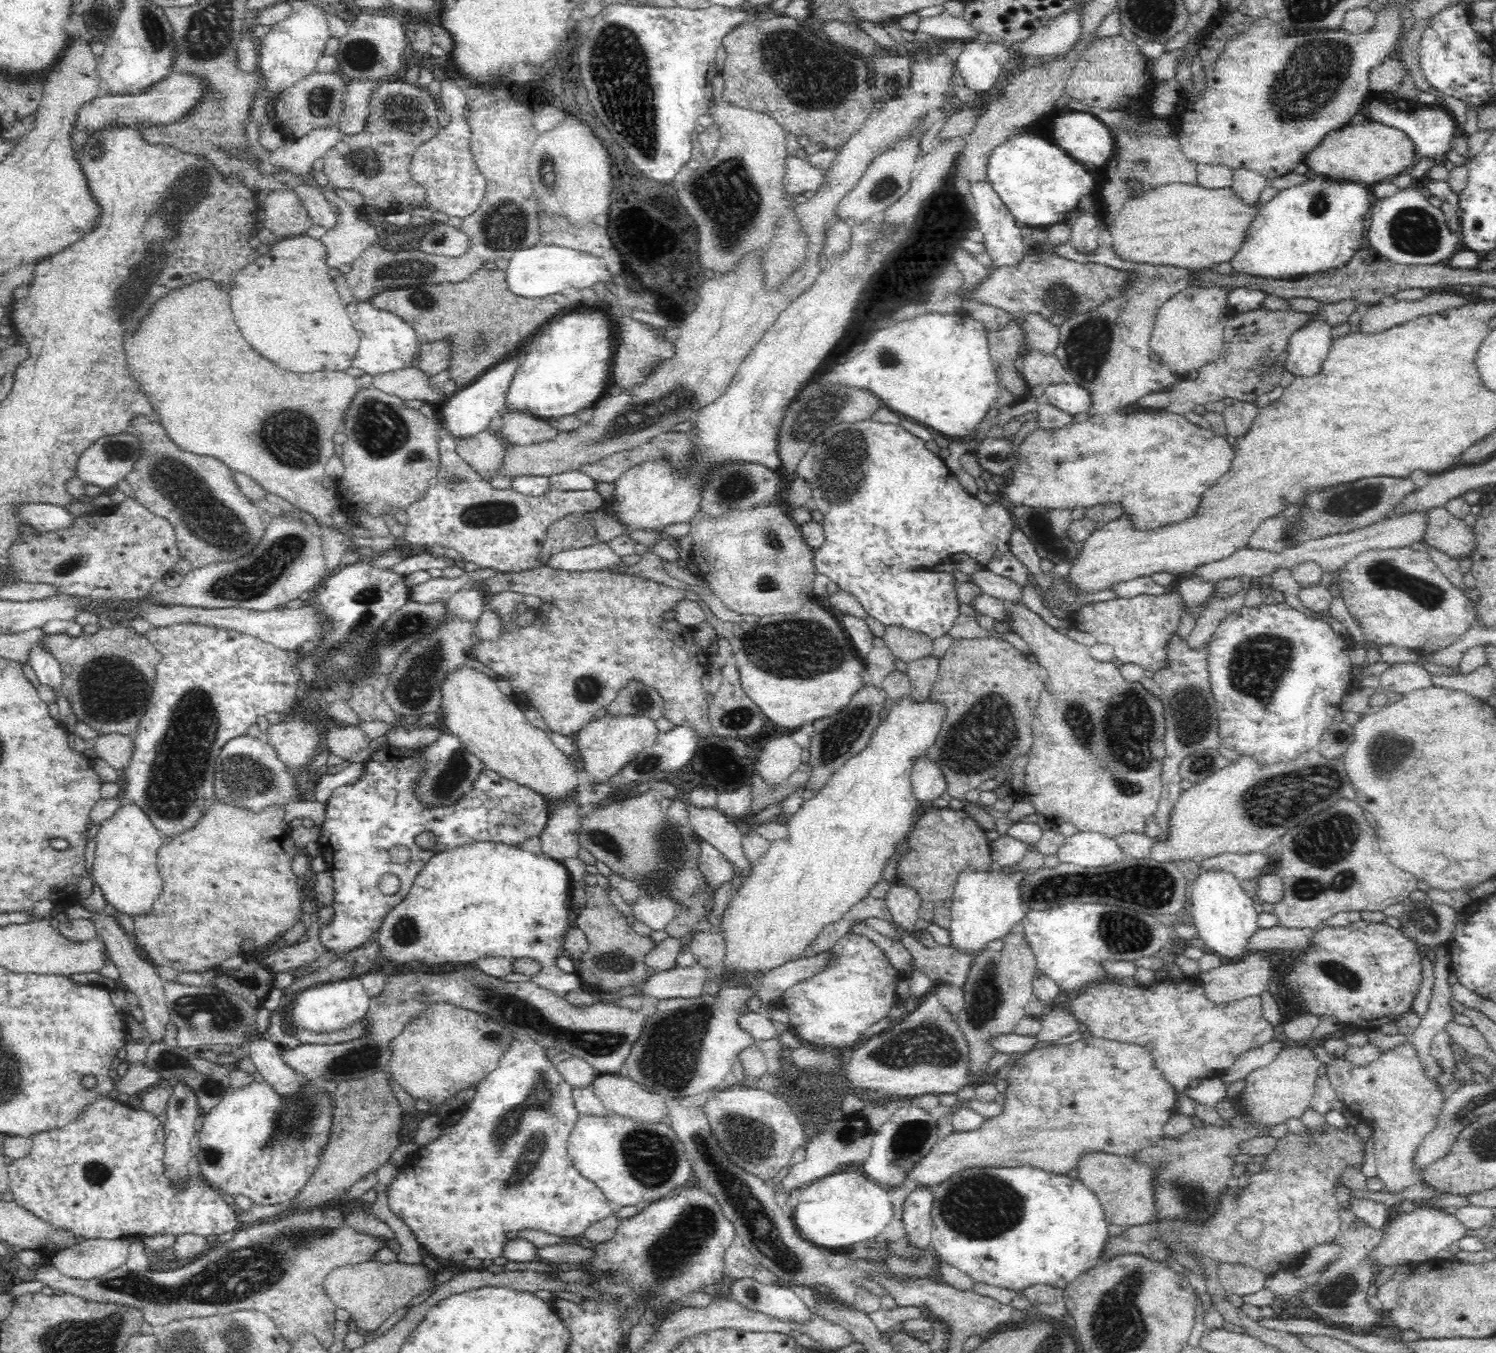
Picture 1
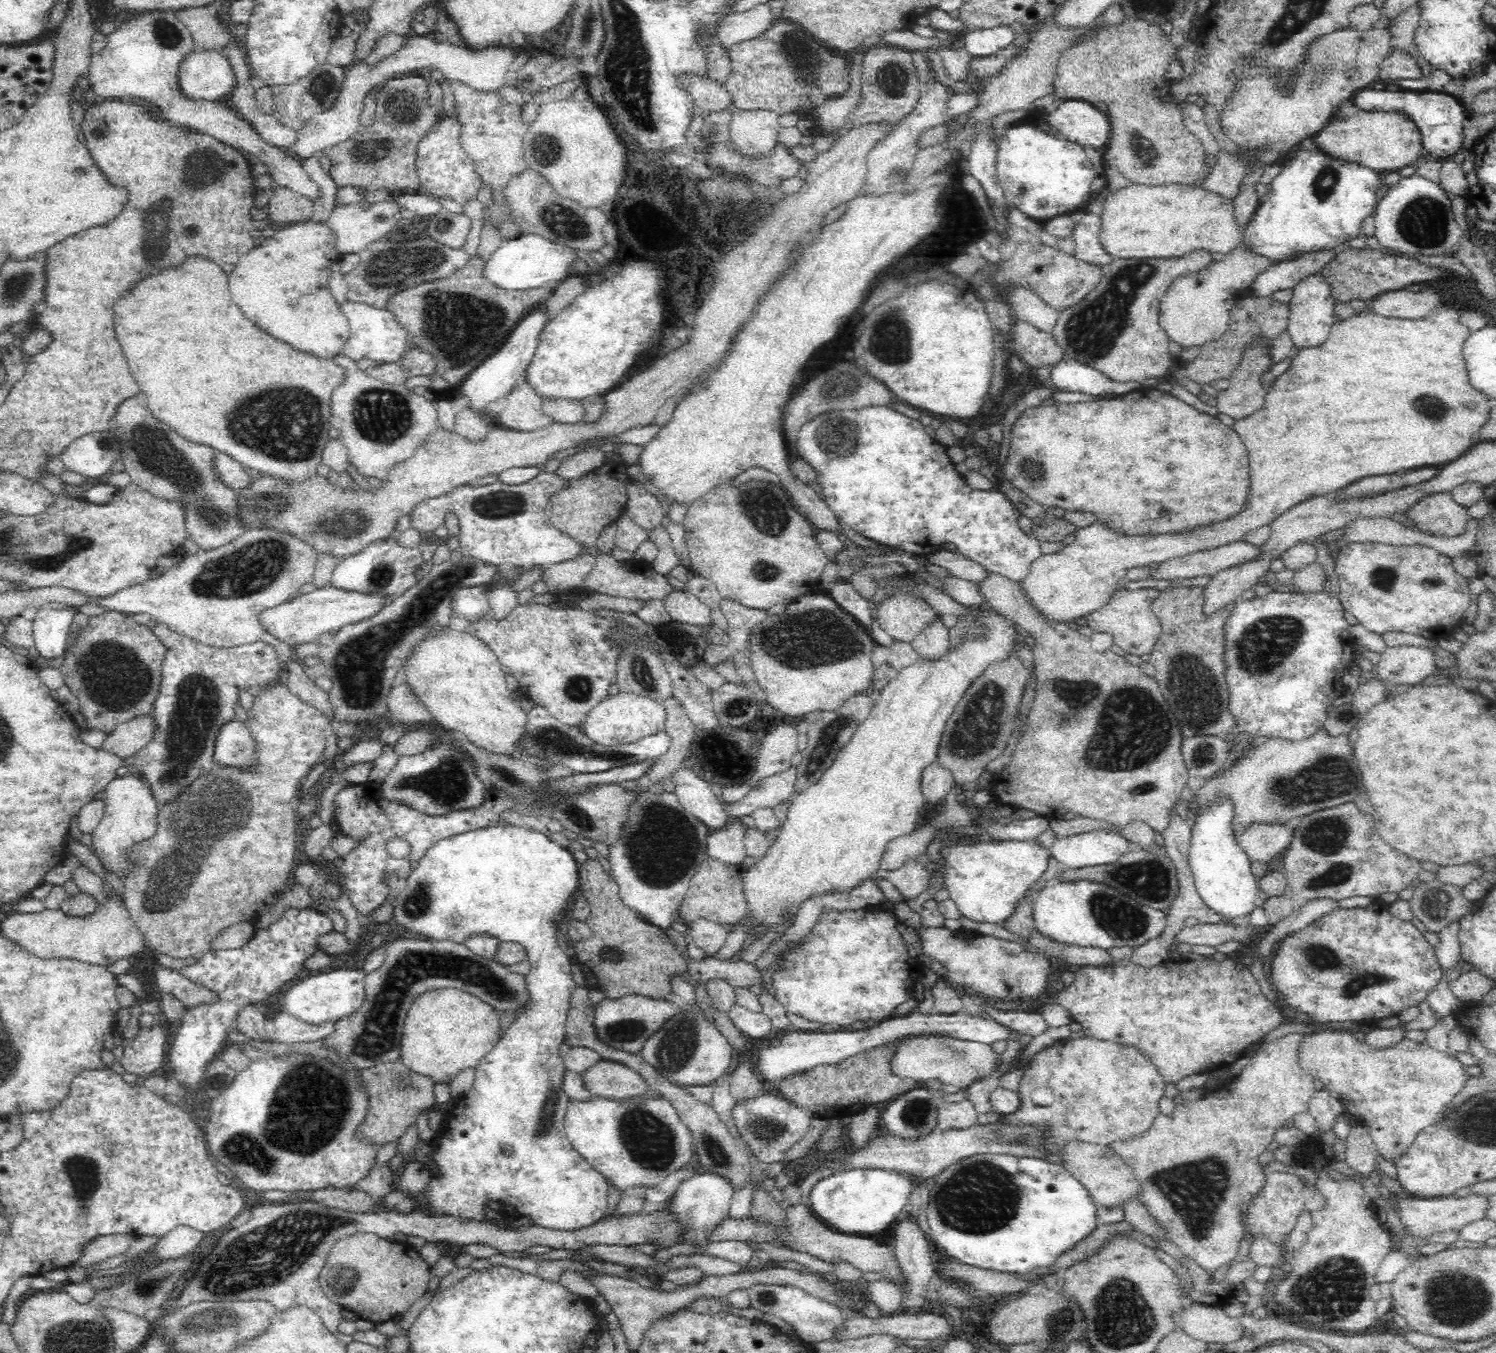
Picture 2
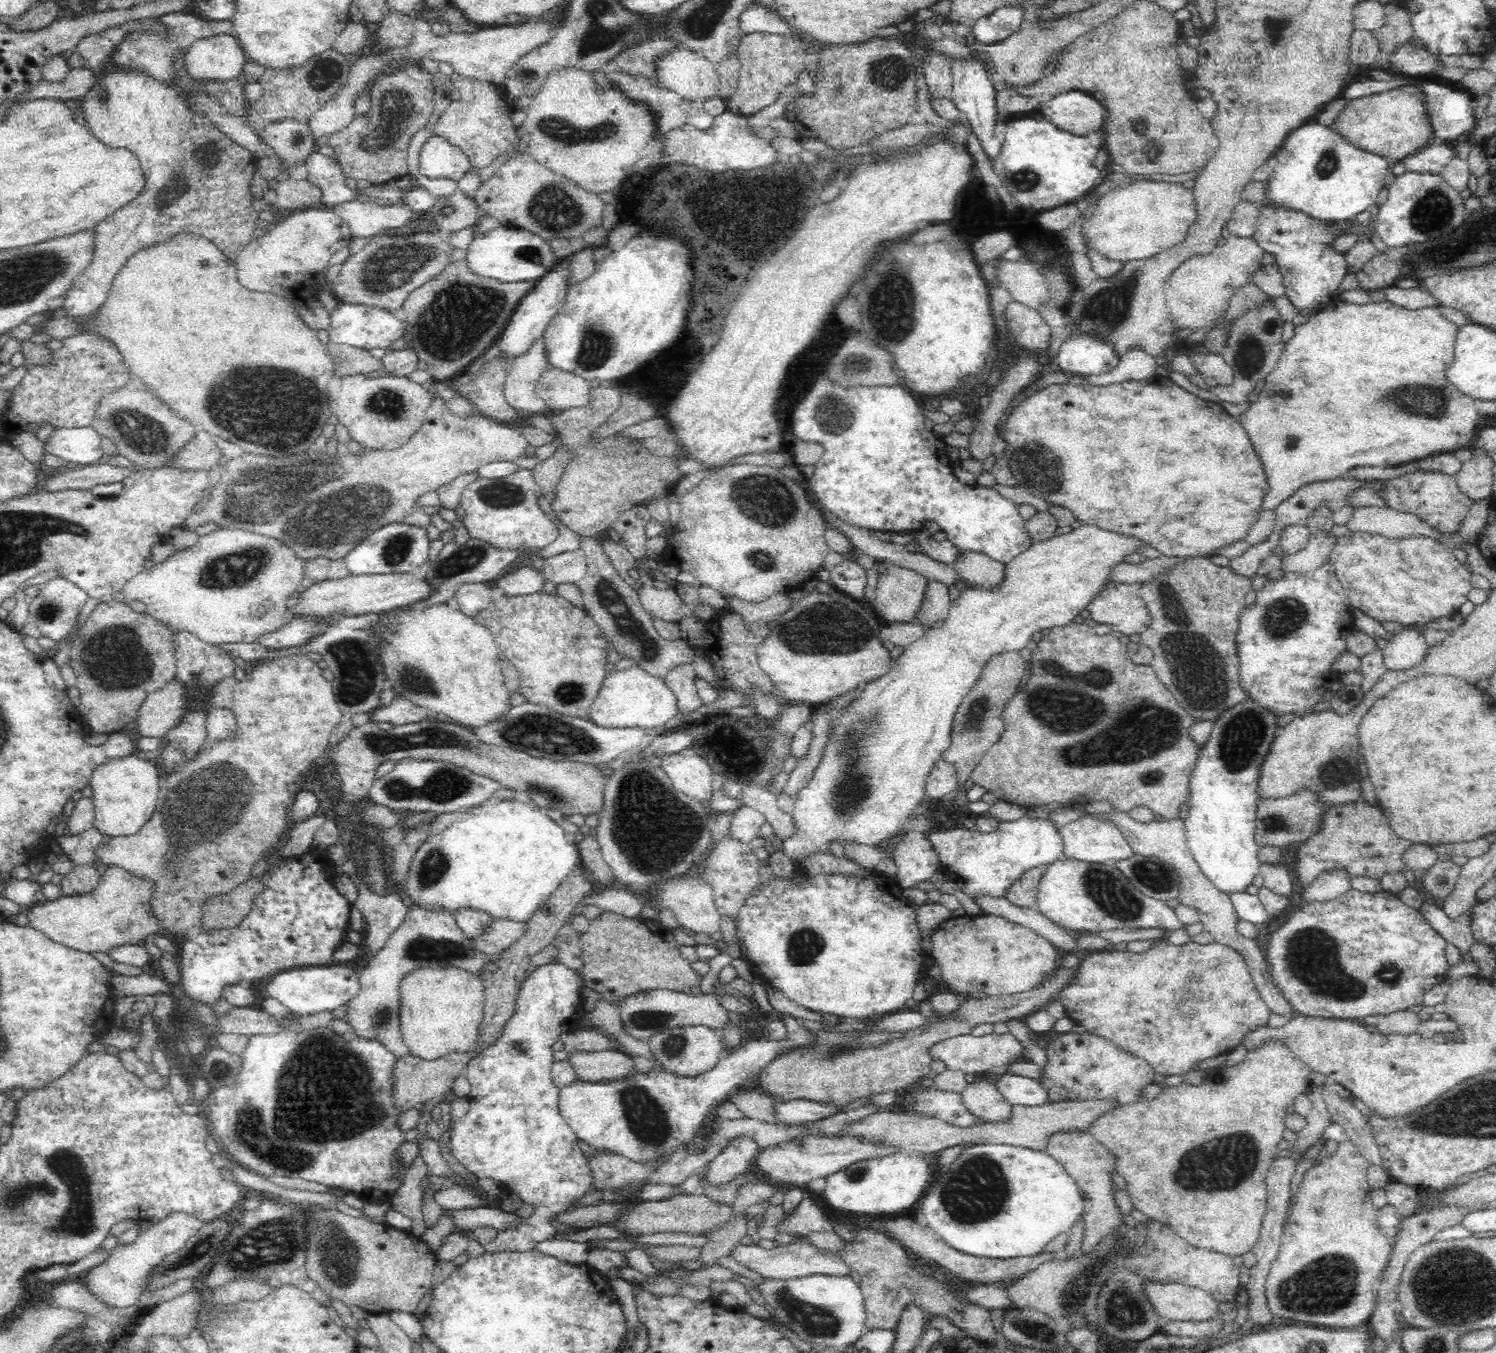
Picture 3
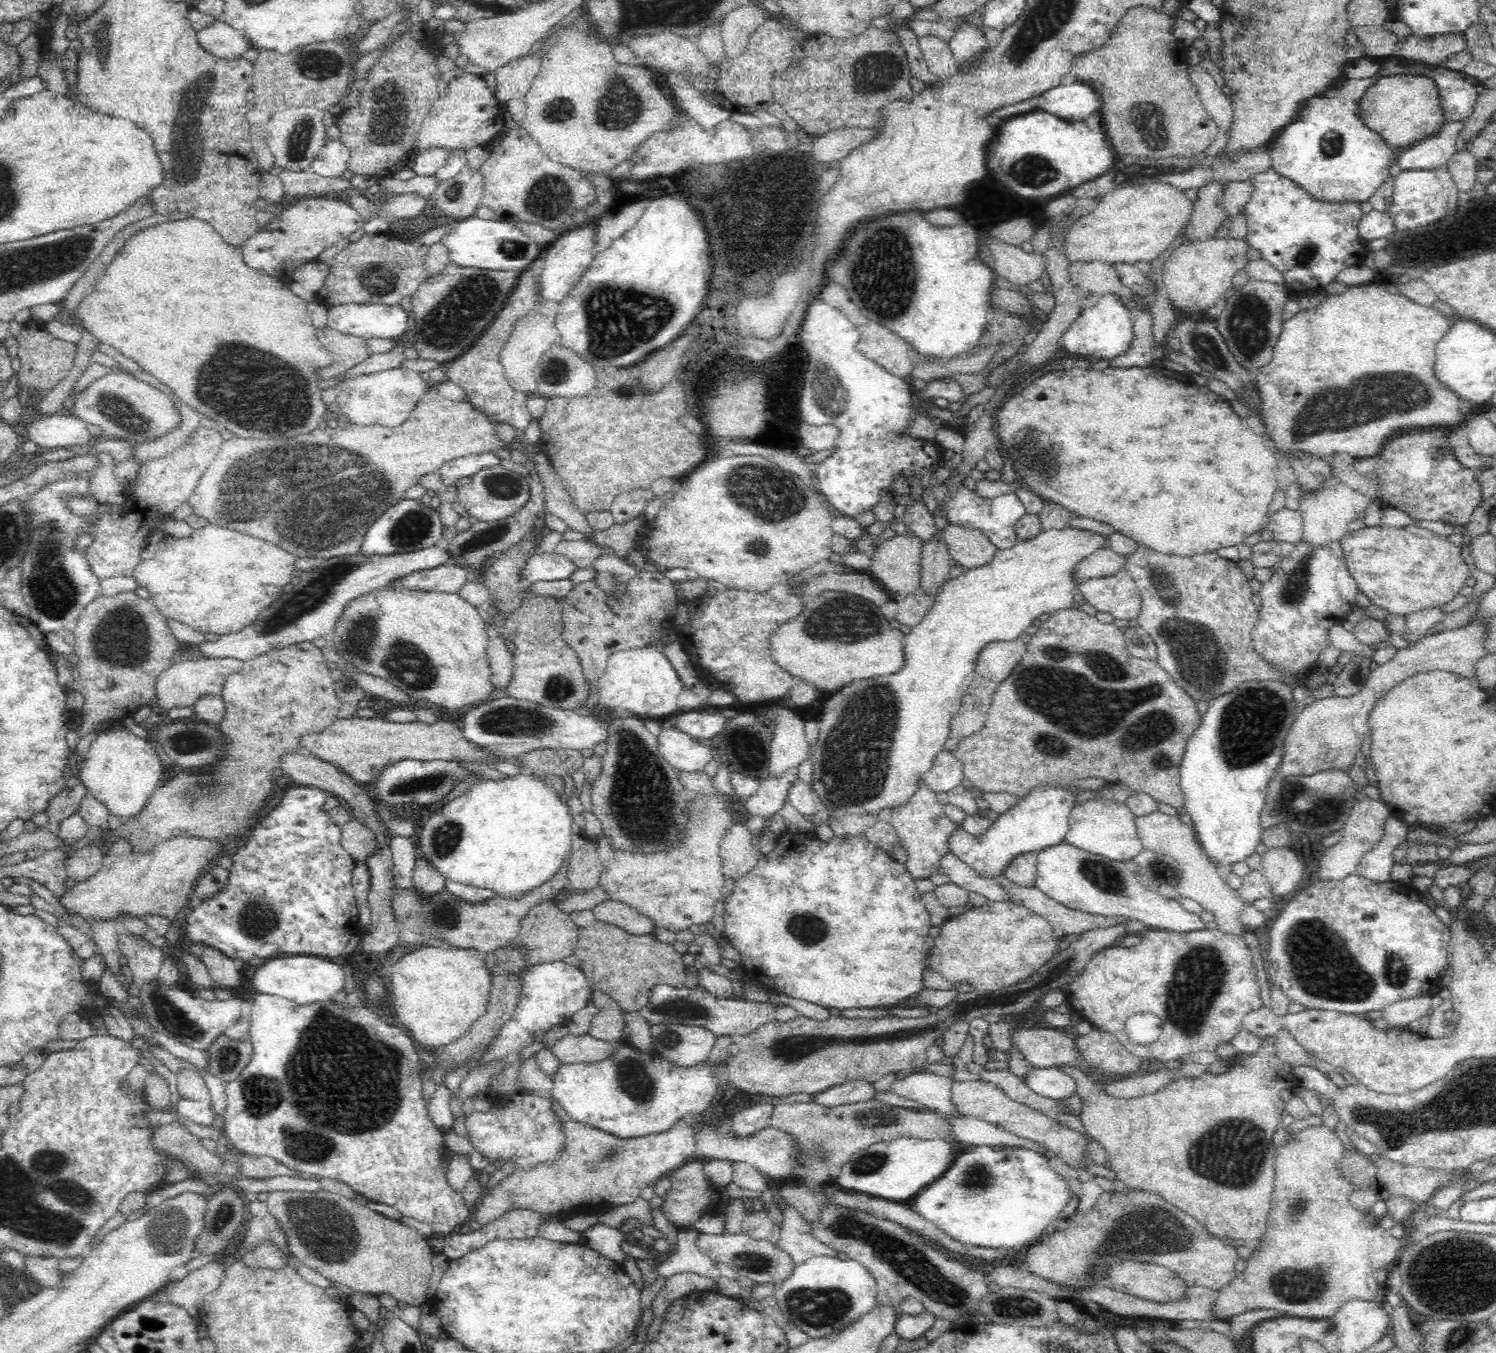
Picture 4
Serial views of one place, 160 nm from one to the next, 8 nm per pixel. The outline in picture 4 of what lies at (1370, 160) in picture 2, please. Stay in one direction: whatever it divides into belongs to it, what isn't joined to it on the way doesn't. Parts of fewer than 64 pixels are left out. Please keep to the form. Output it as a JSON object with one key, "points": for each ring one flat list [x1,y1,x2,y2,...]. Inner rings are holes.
{"points":[[1396,72,1378,76,1360,102,1358,110,1362,121,1380,133,1390,147,1406,148,1440,130,1445,123,1444,111,1440,105,1440,91,1432,77]]}

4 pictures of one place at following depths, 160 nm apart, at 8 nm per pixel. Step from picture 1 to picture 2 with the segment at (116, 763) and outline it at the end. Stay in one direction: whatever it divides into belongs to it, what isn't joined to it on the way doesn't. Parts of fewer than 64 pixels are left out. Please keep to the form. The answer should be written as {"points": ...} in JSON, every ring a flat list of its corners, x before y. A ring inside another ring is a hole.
{"points":[[154,709,130,717,128,721,119,724,112,733,100,744,102,749,131,759,158,732,158,721]]}

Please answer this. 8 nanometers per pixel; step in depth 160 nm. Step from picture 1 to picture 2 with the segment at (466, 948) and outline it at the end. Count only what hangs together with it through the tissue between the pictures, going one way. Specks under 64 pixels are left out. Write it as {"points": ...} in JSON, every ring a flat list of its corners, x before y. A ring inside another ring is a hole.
{"points":[[498,820,488,828,468,830,468,832,456,833,456,836,438,840,436,844,426,850,426,854,418,860,413,866,410,876,406,879,406,886,402,892,396,894,394,902,393,916,398,926,401,926,406,932,422,933,426,937,434,939,448,939,460,941,463,943,464,937,467,937,474,931,480,933,490,933,500,941,516,941,524,945,527,958,530,962,530,971,525,975,526,989,529,995,523,1002,523,1005,514,1014,514,1021,503,1032,498,1042,480,1059,475,1066,475,1078,470,1091,466,1094,464,1100,459,1100,453,1110,450,1111,450,1117,446,1119,445,1131,440,1133,431,1144,432,1162,438,1166,438,1172,441,1176,439,1180,432,1180,424,1190,422,1190,422,1199,417,1207,426,1210,432,1215,454,1215,472,1217,472,1219,486,1219,485,1209,489,1208,496,1212,504,1212,511,1216,528,1216,535,1224,550,1229,575,1229,582,1228,584,1225,592,1224,599,1218,607,1216,608,1184,604,1175,596,1171,594,1167,582,1153,576,1151,568,1139,565,1131,565,1108,569,1101,569,1096,562,1088,562,1075,565,1071,563,1058,560,1057,560,1044,564,1043,566,1036,565,1024,570,1010,570,996,577,987,572,979,572,970,570,959,560,948,555,937,556,927,552,925,552,919,562,915,572,895,578,894,579,891,579,865,573,854,562,848,556,842,552,842,546,834,532,830,528,826,516,826,503,820]]}

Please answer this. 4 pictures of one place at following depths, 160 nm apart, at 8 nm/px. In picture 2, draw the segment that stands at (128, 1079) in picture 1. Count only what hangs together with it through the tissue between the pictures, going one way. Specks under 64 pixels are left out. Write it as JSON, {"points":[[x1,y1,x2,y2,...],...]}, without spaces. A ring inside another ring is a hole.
{"points":[[163,1013,156,1016,150,1028,139,1028,134,1038,121,1047,121,1064,124,1069,138,1076,161,1073,164,1049,171,1037,171,1027]]}

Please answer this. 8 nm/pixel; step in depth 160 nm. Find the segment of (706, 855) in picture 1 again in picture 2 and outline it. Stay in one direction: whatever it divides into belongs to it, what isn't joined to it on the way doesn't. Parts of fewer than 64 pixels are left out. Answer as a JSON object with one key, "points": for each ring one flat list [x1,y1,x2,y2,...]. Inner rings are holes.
{"points":[[742,820,727,822,722,828,713,830,707,839,707,855,727,864,742,864,749,861,745,839,749,829]]}

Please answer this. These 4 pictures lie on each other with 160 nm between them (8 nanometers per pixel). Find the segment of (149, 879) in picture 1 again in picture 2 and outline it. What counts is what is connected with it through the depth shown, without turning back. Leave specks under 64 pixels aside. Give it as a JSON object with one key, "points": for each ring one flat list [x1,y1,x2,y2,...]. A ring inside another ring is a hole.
{"points":[[138,774,116,775,108,784,105,784,102,794,104,794,104,798,102,798,104,814,88,839,90,847,102,863,102,867,122,879,126,872,124,856,126,856,128,848,132,844,156,834,159,806,156,804,156,797,152,795,148,781]]}

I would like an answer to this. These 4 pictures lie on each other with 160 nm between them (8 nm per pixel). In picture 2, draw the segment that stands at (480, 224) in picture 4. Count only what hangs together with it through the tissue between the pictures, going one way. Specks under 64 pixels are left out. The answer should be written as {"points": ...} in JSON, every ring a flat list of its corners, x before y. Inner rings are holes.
{"points":[[520,233,517,238,502,240,500,246,484,260,481,271,484,278,500,288,524,290,550,282,559,284,570,276,568,269,574,260,575,252,571,248,550,242,536,233]]}

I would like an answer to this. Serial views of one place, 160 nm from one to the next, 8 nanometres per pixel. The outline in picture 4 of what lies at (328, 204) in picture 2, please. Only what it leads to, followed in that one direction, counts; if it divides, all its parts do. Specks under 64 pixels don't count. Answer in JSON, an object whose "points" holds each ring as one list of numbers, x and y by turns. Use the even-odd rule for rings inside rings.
{"points":[[330,139,316,154,311,169,324,177,339,177,346,169,350,149,338,139]]}

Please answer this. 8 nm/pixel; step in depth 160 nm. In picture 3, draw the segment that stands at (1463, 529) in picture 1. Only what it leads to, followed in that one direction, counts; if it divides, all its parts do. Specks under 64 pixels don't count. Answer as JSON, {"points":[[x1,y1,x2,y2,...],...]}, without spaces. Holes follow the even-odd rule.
{"points":[[1422,467,1404,472,1397,478,1386,478,1379,481,1379,496,1390,508,1416,515,1422,522,1439,533,1454,533,1460,523,1475,504,1458,487,1455,475,1440,471,1430,471]]}

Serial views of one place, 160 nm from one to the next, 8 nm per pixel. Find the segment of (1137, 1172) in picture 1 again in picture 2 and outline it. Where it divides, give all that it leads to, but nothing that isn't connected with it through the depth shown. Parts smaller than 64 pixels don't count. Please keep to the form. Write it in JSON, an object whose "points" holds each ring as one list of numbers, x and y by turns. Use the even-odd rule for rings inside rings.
{"points":[[1078,1139,1069,1140,1059,1150,1056,1159,1071,1172,1073,1177,1076,1177,1076,1180,1084,1185,1095,1206,1112,1206,1113,1204,1123,1206,1126,1199,1137,1196,1139,1183,1132,1169,1108,1145]]}

